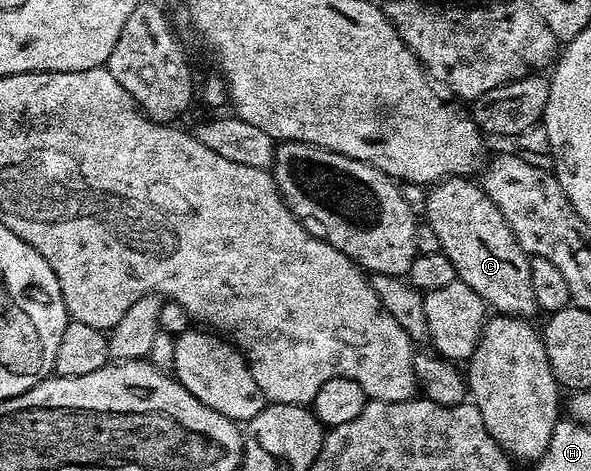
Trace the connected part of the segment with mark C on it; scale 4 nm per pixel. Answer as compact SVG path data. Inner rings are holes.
M449 177L435 184L427 192L426 222L432 226L434 233L438 233L440 250L453 263L459 282L470 285L470 289L474 289L474 293L478 293L493 312L532 317L532 314L537 314L538 308L530 285L530 256L520 248L510 225L506 225L506 217L502 217L494 201L490 201L483 186L472 182L476 181L468 177Z

